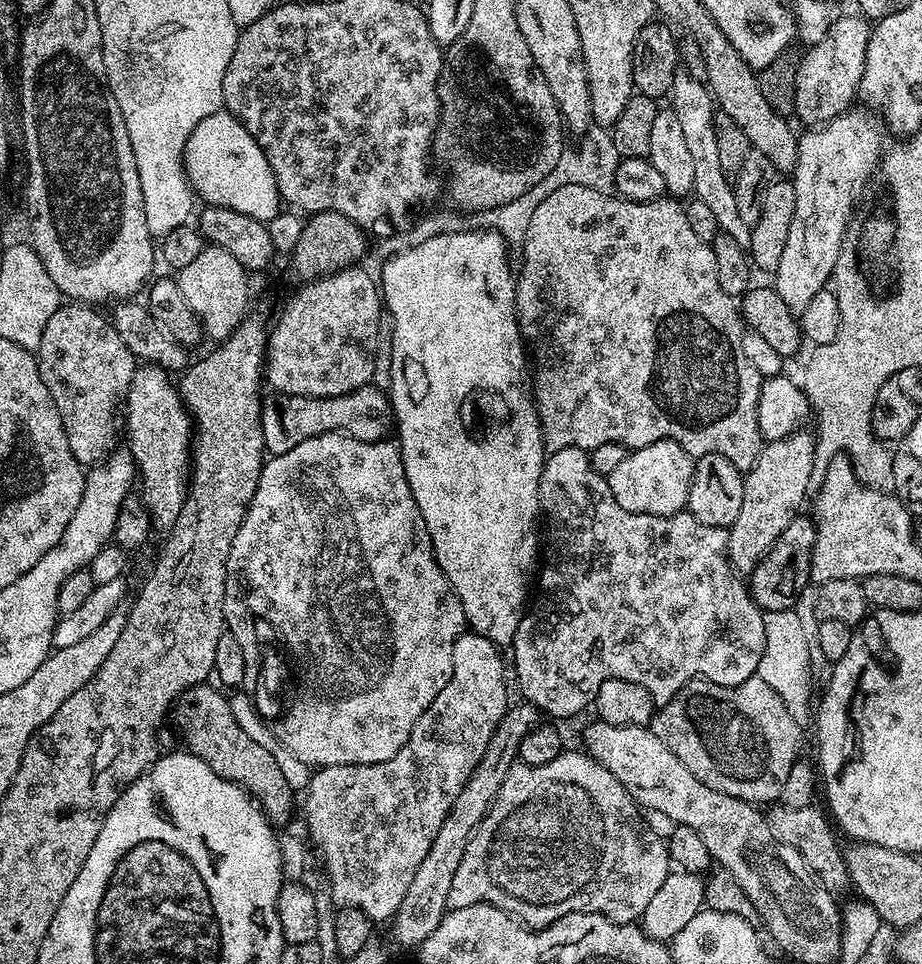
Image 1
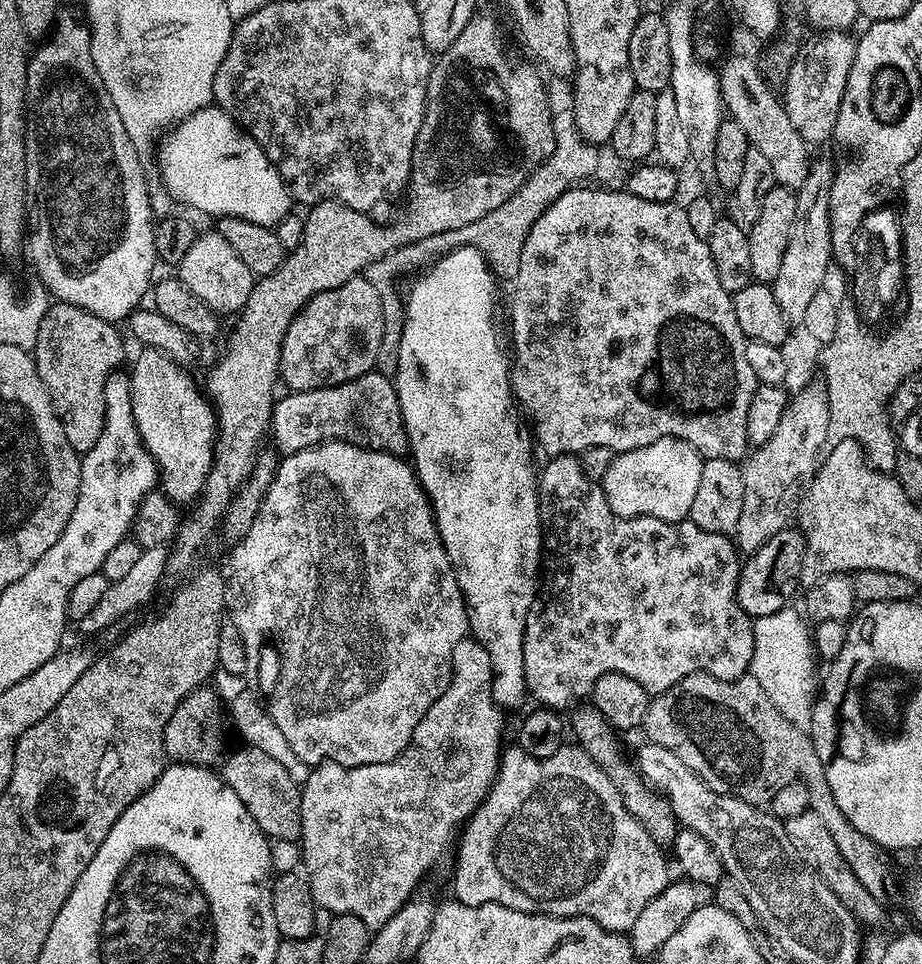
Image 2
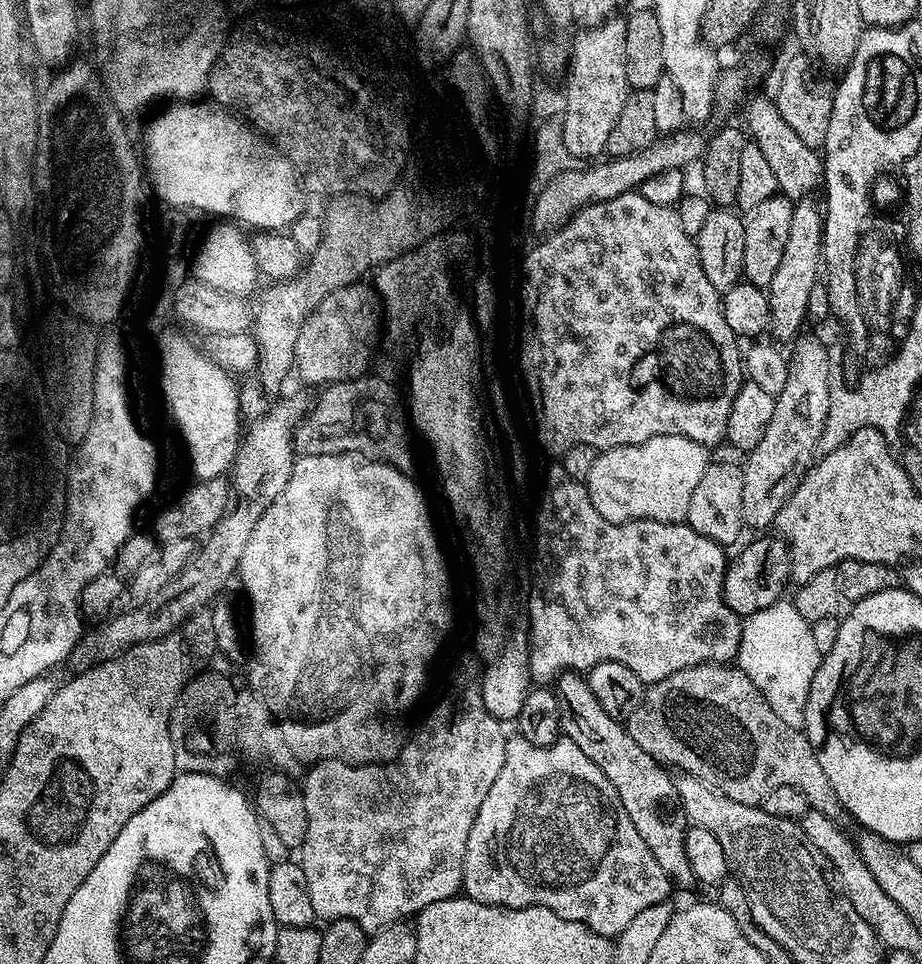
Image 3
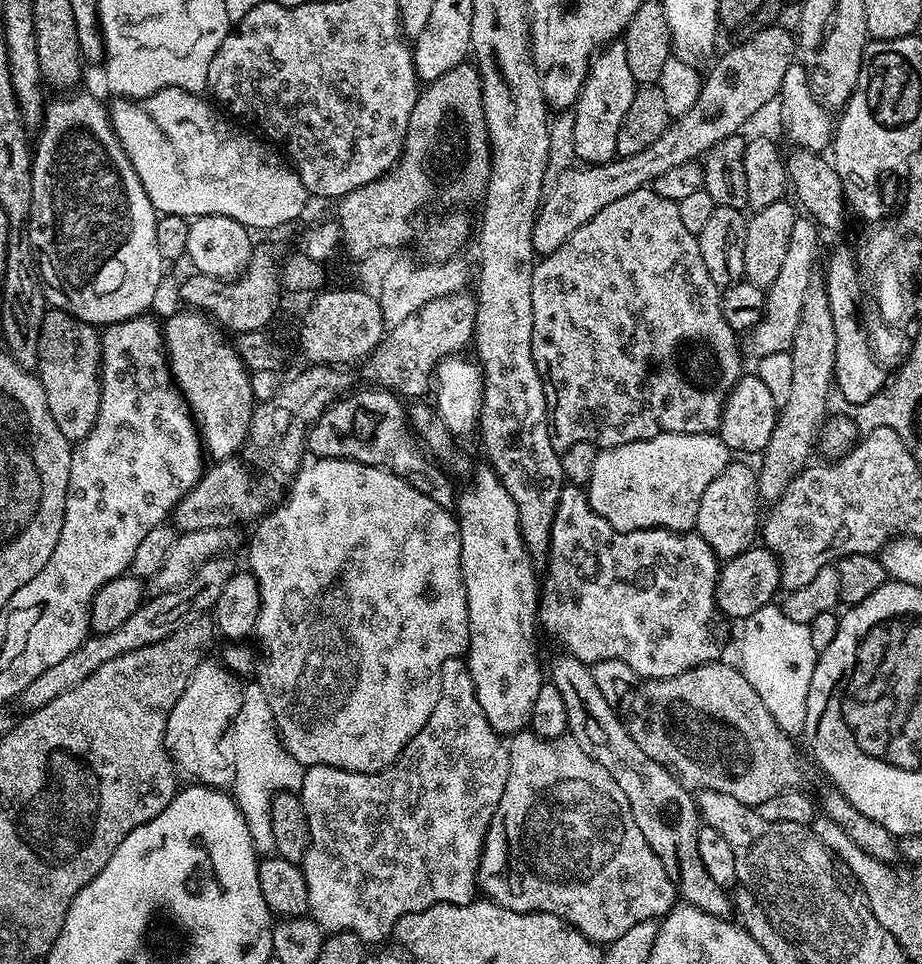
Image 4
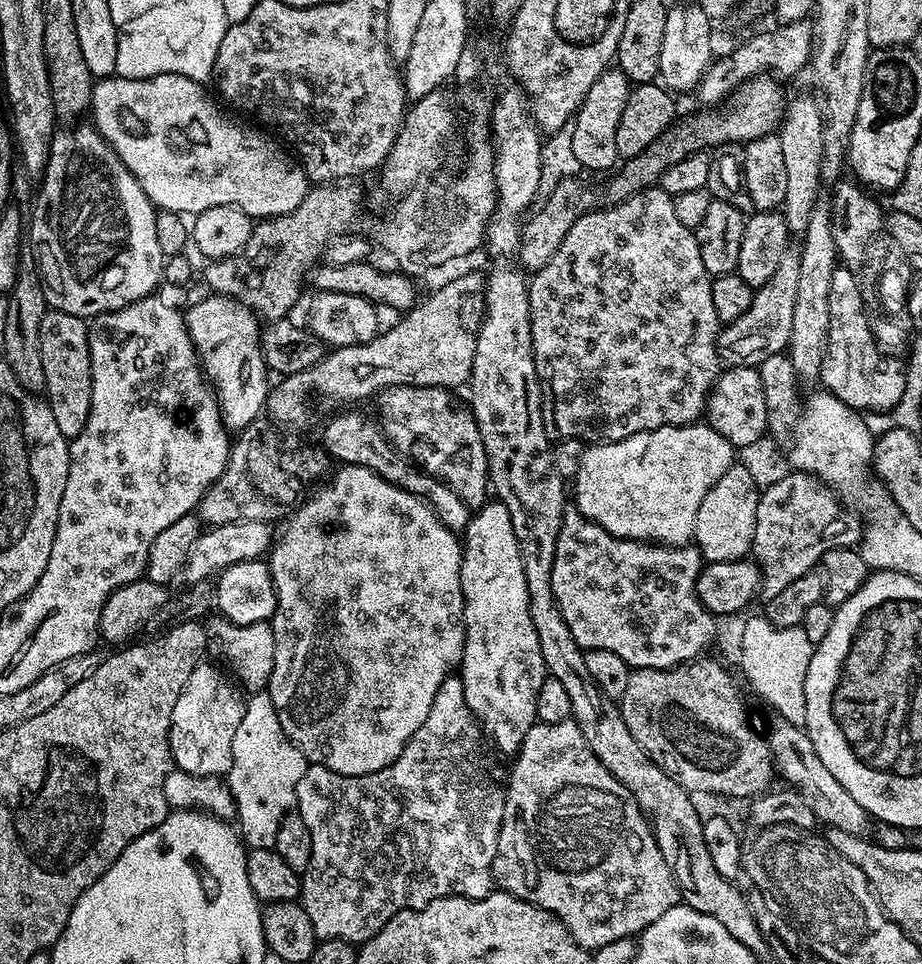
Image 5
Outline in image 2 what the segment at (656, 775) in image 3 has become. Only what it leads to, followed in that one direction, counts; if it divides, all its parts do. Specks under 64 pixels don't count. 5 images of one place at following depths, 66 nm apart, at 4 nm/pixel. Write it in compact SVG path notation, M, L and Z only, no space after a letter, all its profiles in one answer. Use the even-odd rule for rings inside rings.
M591 706L579 708L577 707L571 713L571 715L573 714L572 720L570 716L570 732L571 735L572 732L576 735L575 743L583 748L584 753L606 773L610 778L610 782L614 782L614 786L618 790L618 794L622 798L626 810L630 810L630 814L635 816L637 822L643 826L645 832L651 834L656 839L657 844L661 846L671 845L672 839L677 834L678 825L668 799L645 784L644 780L640 777L639 771L629 761L629 765L624 761L624 756L620 753L620 744L616 741L617 733L614 731L612 725L606 722L604 715L597 708Z

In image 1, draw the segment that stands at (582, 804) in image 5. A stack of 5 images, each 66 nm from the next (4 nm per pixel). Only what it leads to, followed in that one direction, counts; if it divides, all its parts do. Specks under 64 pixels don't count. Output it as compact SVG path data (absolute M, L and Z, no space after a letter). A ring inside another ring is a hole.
M565 750L558 758L554 758L554 762L546 762L546 766L530 766L519 762L512 764L510 774L506 774L506 782L502 782L502 790L498 790L496 801L492 803L492 808L486 814L484 821L472 833L466 846L466 854L462 854L462 862L458 865L458 871L454 873L454 883L450 885L449 909L492 904L503 912L509 912L532 930L545 928L553 920L571 912L600 912L615 924L631 924L639 921L646 906L661 889L662 882L665 882L670 871L670 861L665 837L659 836L652 828L644 828L643 822L636 820L635 811L637 812L637 809L634 807L632 796L624 789L622 782L618 782L618 778L614 778L614 774L606 770L606 766L602 766L583 751Z

